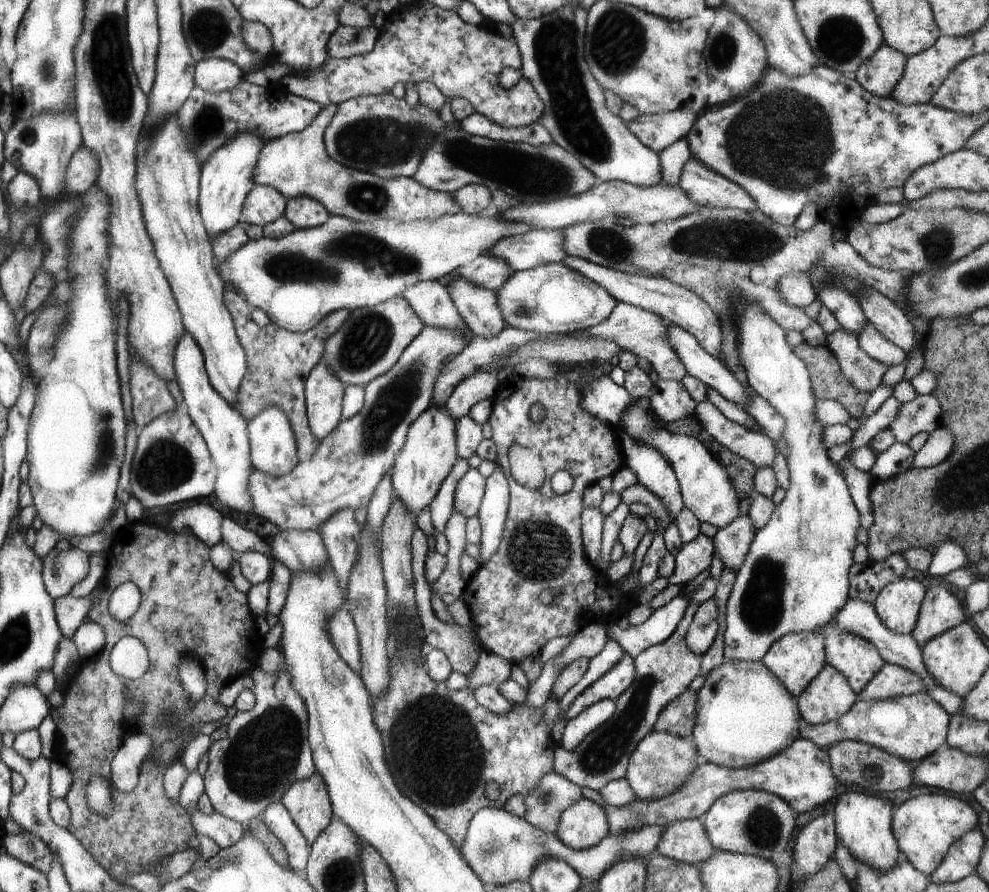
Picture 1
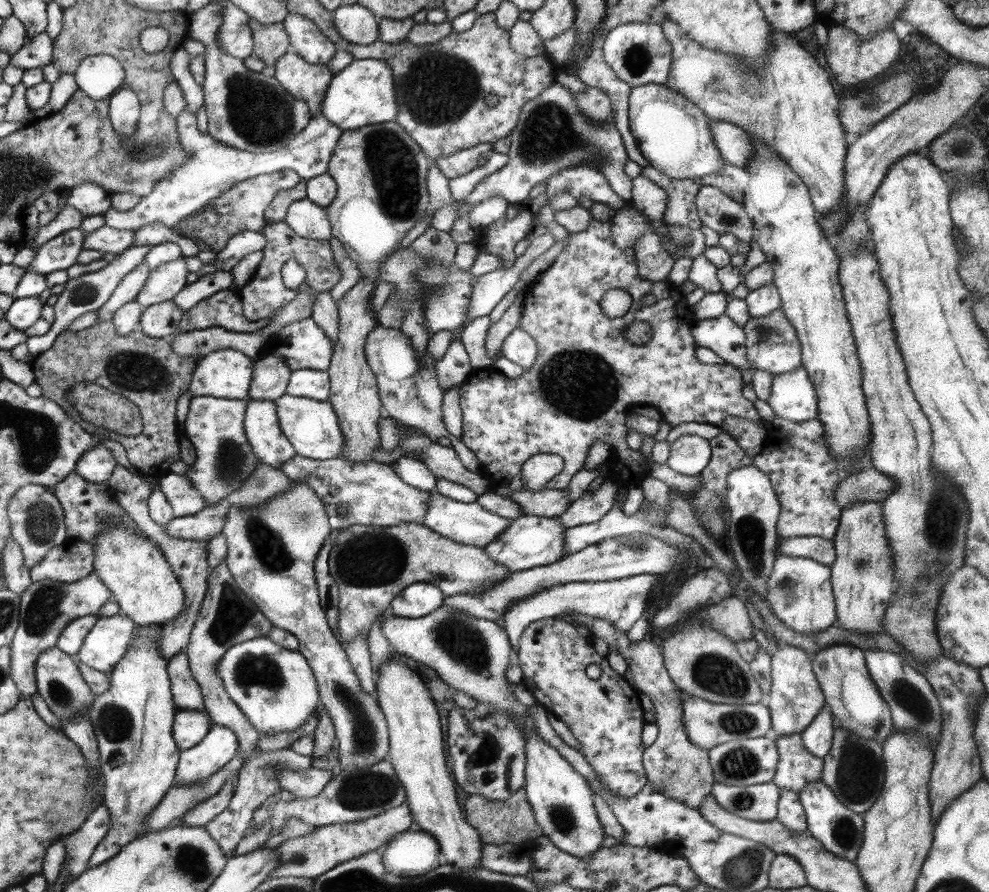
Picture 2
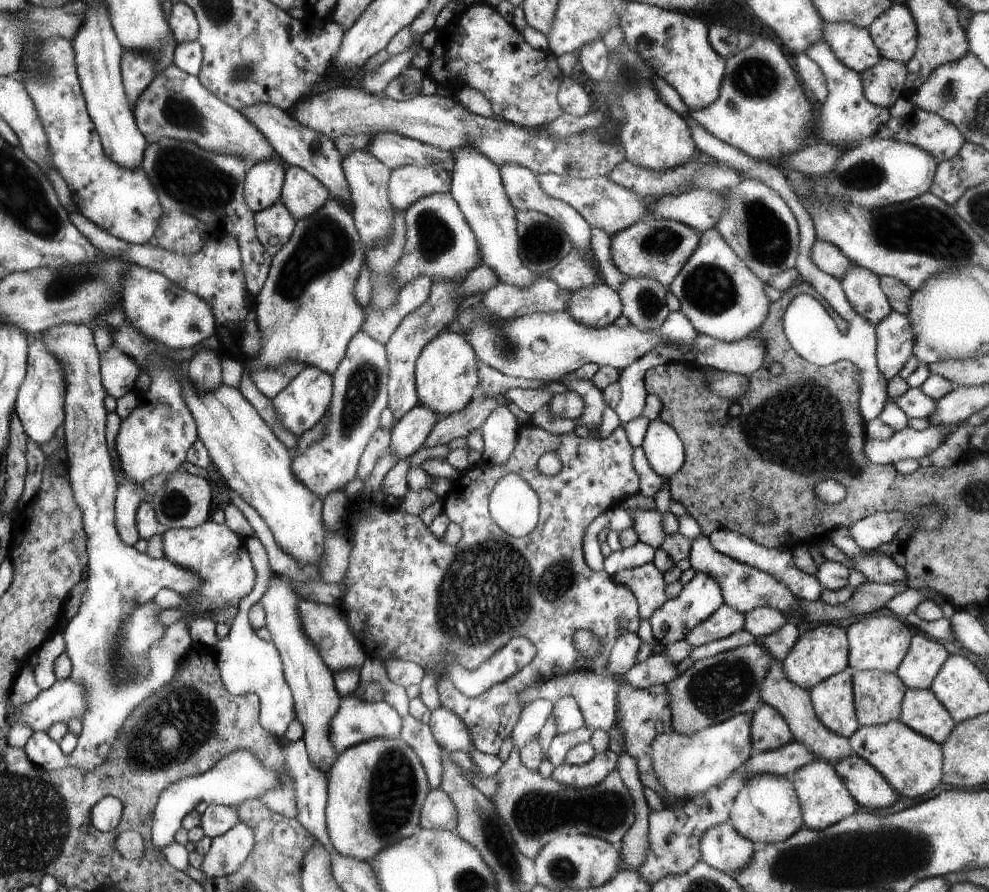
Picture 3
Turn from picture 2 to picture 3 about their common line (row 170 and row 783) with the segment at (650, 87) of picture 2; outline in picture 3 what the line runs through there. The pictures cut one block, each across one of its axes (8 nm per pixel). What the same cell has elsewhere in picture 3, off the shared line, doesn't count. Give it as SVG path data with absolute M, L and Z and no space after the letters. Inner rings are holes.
M753 712L735 714L733 718L709 726L701 732L695 732L693 736L681 736L677 732L661 734L657 740L653 740L653 772L657 776L657 782L675 798L679 800L691 800L697 794L703 794L707 788L723 782L733 770L741 768L751 756L751 718Z

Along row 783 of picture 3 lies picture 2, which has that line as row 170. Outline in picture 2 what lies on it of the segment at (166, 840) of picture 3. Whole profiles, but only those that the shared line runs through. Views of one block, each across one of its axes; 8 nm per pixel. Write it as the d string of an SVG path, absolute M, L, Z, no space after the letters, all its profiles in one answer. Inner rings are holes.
M185 108L175 120L177 120L177 128L181 128L183 150L189 152L187 164L173 170L171 176L163 178L153 188L151 194L147 194L145 198L139 200L139 204L133 210L119 212L113 206L109 206L109 210L103 214L105 226L119 230L119 232L137 232L137 230L141 230L141 226L161 222L163 226L173 230L175 226L179 226L181 220L199 212L203 206L207 206L209 200L219 198L225 190L229 190L231 186L237 186L239 182L245 182L245 180L251 180L251 178L257 178L263 174L273 174L279 170L293 170L301 176L301 182L307 182L311 178L327 174L331 152L335 150L337 140L343 134L335 126L331 126L331 122L327 122L321 114L317 114L311 118L307 128L301 130L301 134L297 134L297 138L293 138L289 142L289 146L275 150L275 152L253 154L253 152L245 152L245 150L227 146L221 140L213 140L213 136L209 136L207 132L201 134L195 124L195 120L197 120L195 112L189 108Z

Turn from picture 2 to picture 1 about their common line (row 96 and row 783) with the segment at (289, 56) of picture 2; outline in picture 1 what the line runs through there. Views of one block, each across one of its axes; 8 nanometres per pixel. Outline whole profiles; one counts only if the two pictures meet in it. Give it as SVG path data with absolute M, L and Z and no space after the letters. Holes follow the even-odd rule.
M317 772L307 780L293 782L279 802L289 810L309 846L333 820L333 806L329 804L327 786Z

